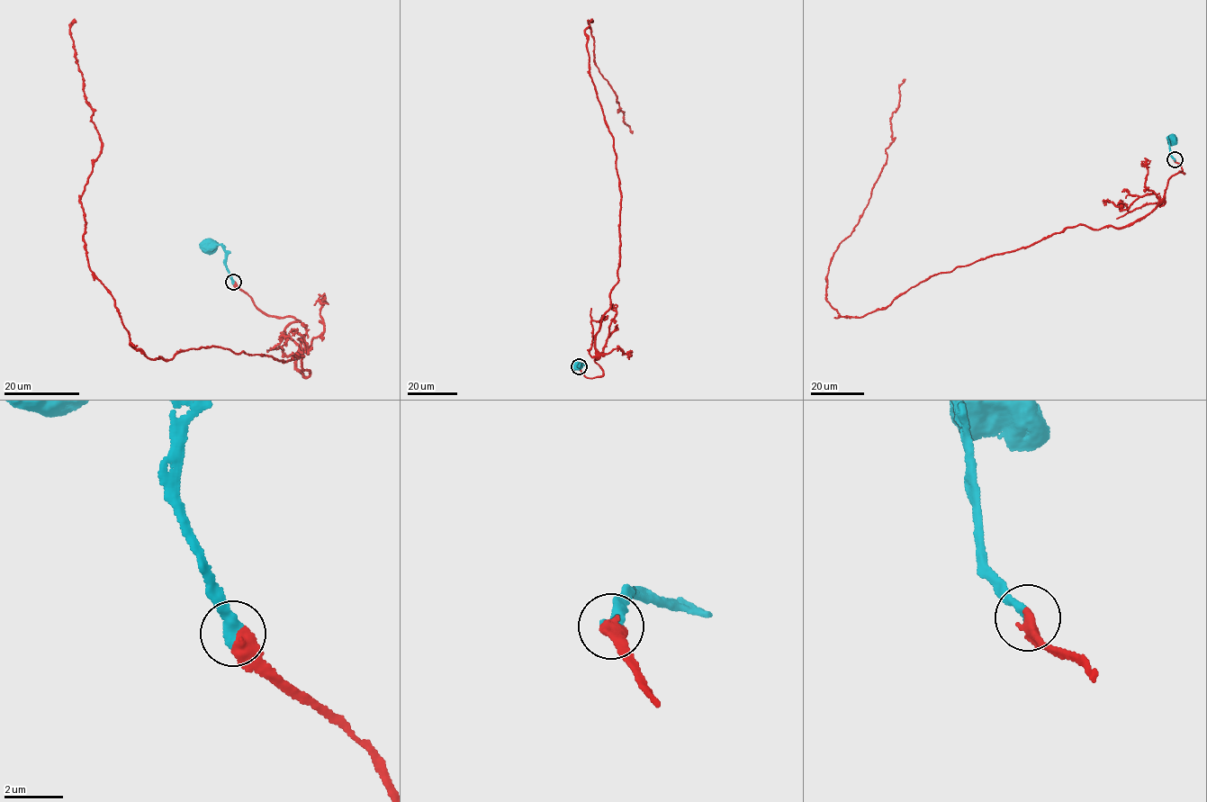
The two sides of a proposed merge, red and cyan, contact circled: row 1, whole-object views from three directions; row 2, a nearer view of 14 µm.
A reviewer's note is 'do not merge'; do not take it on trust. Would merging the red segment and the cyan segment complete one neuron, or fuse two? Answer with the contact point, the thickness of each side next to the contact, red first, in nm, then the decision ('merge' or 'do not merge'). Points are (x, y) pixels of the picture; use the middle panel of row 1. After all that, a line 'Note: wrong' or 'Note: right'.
(579, 366) | 500/360 nm | merge
Note: wrong

